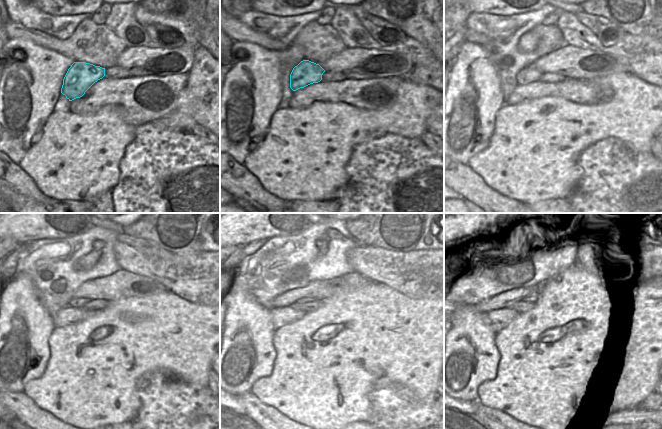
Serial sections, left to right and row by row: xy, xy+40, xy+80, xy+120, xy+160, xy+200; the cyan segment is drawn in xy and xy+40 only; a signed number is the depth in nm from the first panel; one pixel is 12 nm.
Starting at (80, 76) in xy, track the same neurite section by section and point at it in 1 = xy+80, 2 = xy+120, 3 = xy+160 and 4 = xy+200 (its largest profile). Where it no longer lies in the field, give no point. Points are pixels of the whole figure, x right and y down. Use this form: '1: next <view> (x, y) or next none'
1: next xy+80 (529, 74)
2: next xy+120 (77, 302)
3: next xy+160 (302, 300)
4: next xy+200 (532, 297)

